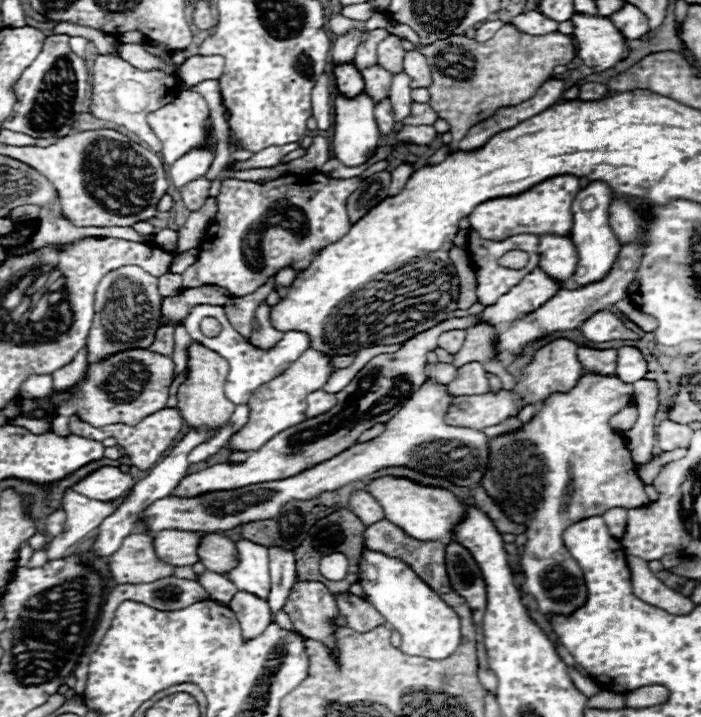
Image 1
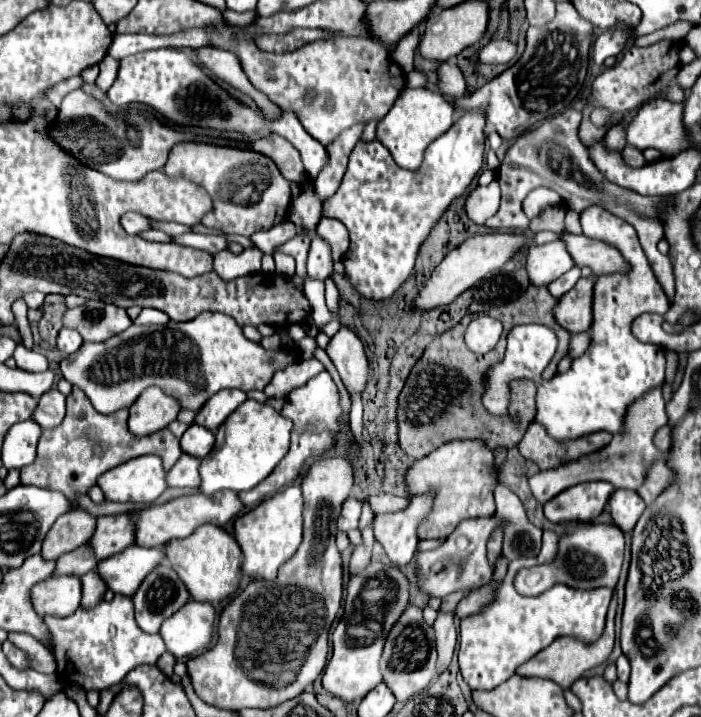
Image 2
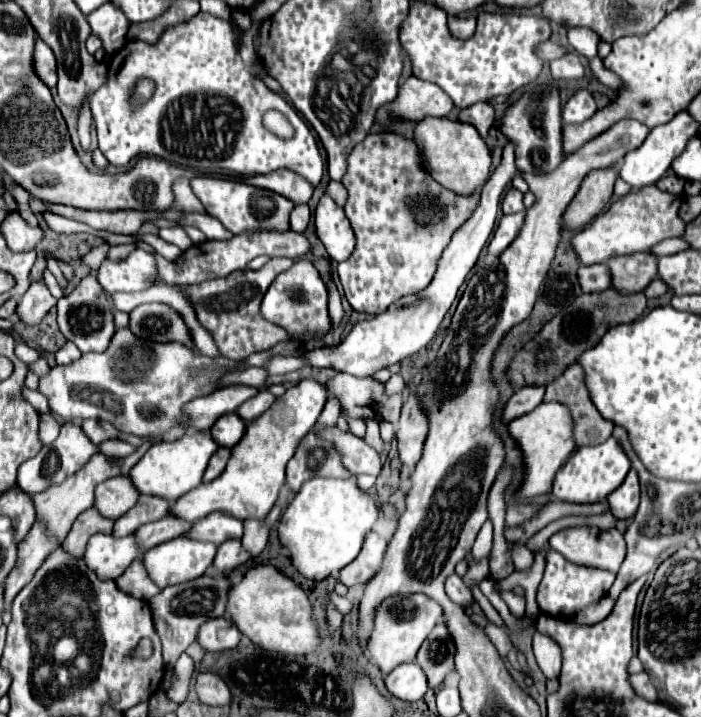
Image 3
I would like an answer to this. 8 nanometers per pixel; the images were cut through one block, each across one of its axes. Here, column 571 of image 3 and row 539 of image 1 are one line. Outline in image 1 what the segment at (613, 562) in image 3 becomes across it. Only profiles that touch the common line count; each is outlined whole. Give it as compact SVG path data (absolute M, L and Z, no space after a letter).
M584 374L568 394L552 394L540 408L540 412L520 432L490 440L492 452L488 470L482 478L482 486L494 500L504 506L512 520L520 520L528 526L528 542L522 552L522 570L526 576L522 590L536 598L540 612L570 614L588 598L584 572L578 562L570 554L566 554L566 548L562 544L562 532L570 524L590 516L602 516L606 510L612 508L632 510L650 504L644 492L644 484L638 480L637 472L634 472L636 468L622 434L614 432L608 424L608 420L630 402L632 384L624 384L618 378Z

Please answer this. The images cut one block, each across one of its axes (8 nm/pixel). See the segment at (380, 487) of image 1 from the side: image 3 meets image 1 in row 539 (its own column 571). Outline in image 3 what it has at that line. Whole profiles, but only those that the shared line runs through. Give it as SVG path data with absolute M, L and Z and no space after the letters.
M542 402L532 412L522 414L510 422L510 434L524 452L526 476L516 498L534 498L552 492L554 476L574 452L574 418L570 410L560 402Z

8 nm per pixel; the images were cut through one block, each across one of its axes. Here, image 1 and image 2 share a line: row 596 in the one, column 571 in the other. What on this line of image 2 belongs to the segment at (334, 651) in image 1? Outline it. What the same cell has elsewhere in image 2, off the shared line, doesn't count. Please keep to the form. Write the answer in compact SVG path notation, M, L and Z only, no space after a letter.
M596 276L580 278L574 284L574 290L566 292L558 306L554 306L556 322L566 328L570 334L588 332L592 324L592 290Z

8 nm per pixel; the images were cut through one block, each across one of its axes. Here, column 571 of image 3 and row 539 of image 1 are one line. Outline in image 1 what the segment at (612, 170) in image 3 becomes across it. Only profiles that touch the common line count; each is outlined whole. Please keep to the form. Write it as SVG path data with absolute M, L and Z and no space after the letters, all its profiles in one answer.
M206 534L198 546L198 556L206 570L216 574L228 574L238 566L236 544L220 534Z

